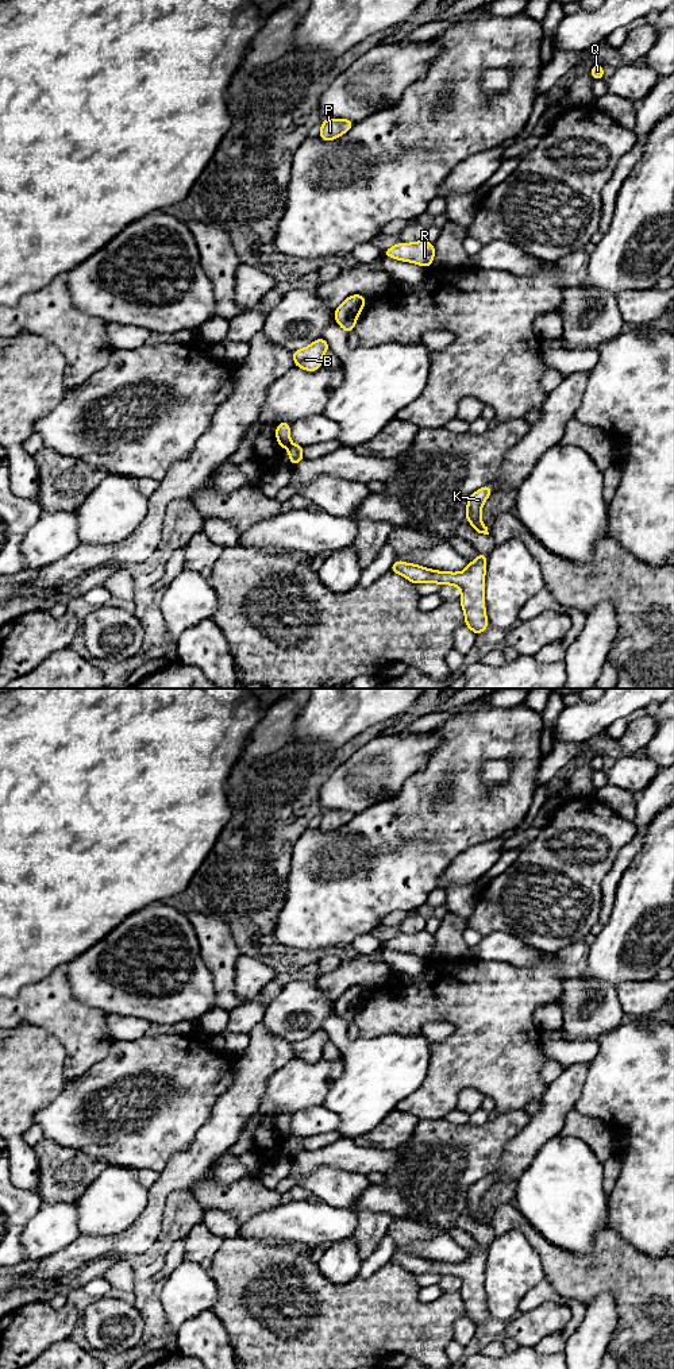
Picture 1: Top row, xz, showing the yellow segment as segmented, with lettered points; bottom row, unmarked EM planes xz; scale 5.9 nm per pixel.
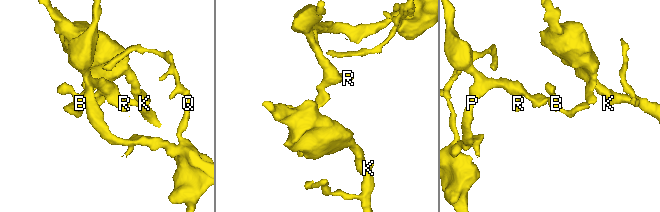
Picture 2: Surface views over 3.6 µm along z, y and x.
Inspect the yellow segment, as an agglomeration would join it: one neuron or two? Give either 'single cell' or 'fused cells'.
fused cells

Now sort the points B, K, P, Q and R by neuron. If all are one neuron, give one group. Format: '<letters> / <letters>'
B P R / K Q

